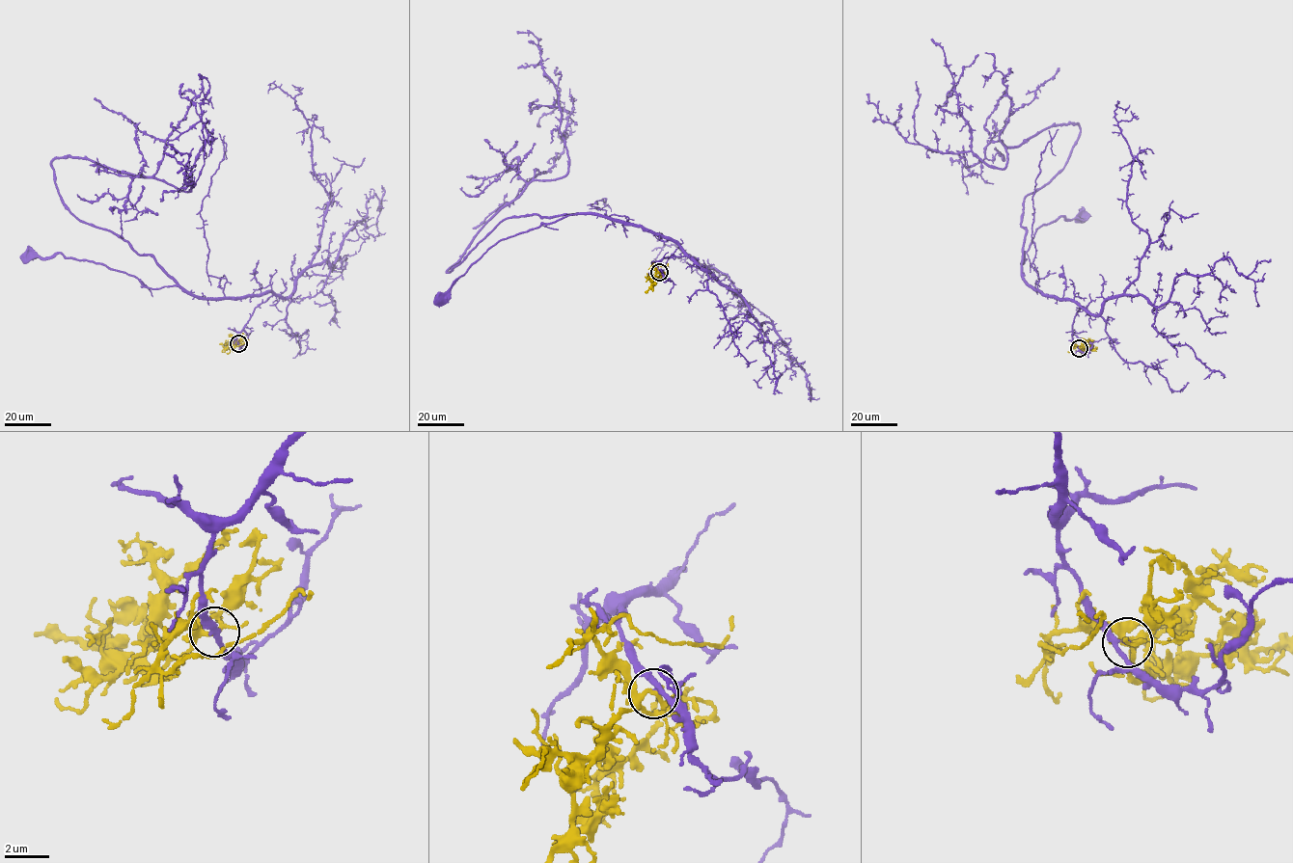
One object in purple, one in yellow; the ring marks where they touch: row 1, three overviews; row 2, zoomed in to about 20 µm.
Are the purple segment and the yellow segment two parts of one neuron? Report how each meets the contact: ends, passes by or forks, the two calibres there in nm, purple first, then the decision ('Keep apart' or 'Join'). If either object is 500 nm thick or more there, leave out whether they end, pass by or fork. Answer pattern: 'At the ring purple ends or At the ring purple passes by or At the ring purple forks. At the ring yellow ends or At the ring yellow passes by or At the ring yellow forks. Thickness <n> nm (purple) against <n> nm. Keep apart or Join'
At the ring purple passes by. At the ring yellow forks. Thickness 200 nm (purple) against 160 nm. Keep apart

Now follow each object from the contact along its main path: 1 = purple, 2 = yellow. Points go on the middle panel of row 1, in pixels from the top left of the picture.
1: (660, 272), (656, 262), (683, 256), (674, 242), (641, 227), (596, 214), (568, 214), (499, 240), (439, 298)
2: (660, 272), (654, 267), (655, 263), (665, 267), (667, 263)

